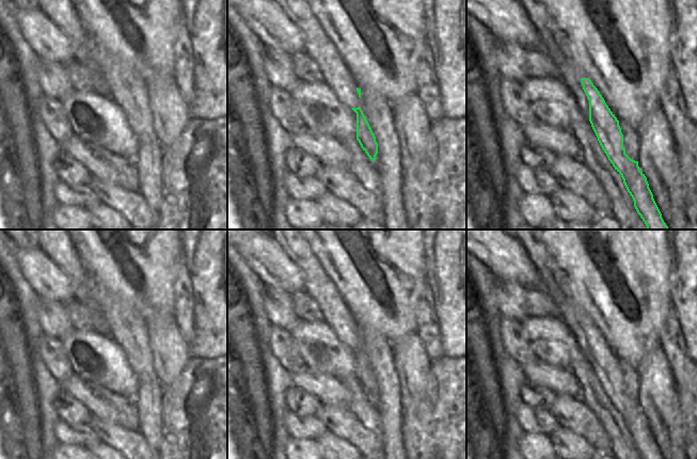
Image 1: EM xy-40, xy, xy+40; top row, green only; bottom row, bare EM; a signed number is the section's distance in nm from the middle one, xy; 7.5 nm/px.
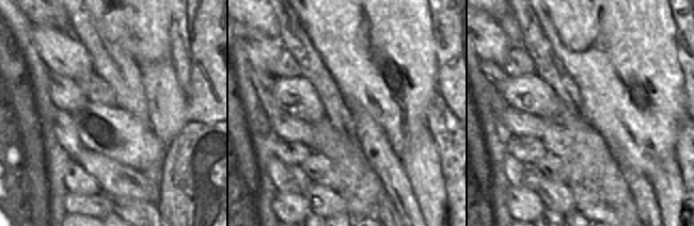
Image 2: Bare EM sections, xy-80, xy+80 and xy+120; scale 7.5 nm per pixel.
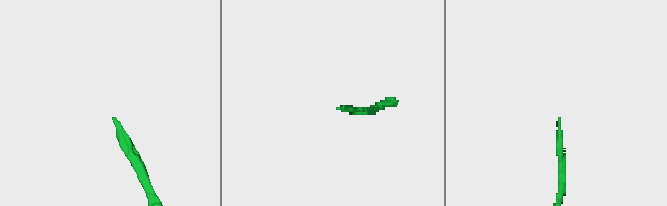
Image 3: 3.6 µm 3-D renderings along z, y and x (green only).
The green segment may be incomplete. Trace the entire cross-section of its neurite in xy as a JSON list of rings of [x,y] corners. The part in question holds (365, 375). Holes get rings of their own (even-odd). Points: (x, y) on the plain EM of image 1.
[[[271,230],[271,235],[301,269],[305,278],[303,291],[318,303],[323,320],[342,343],[357,352],[357,379],[369,398],[375,400],[378,382],[360,346],[361,328],[357,326],[351,312],[312,252],[301,230]]]

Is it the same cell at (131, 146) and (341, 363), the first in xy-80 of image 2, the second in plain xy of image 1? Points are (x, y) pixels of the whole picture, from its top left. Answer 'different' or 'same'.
same

